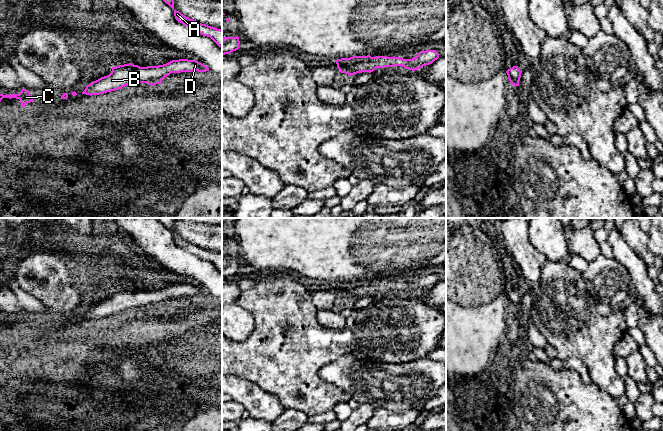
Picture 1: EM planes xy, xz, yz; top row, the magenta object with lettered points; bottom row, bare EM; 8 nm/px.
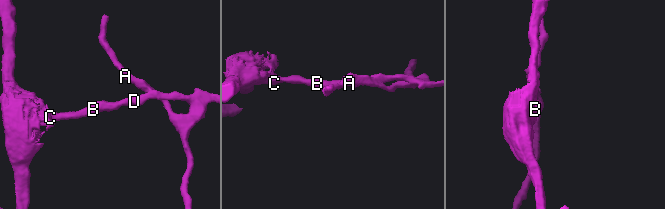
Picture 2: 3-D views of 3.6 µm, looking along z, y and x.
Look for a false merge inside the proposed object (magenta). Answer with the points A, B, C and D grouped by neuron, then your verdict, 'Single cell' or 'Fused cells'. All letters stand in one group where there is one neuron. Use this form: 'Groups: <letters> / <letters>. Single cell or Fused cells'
Groups: A D / B C. Fused cells

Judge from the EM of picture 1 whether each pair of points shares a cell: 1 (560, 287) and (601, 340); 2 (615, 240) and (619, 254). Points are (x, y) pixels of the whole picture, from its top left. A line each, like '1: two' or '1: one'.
1: one
2: one

